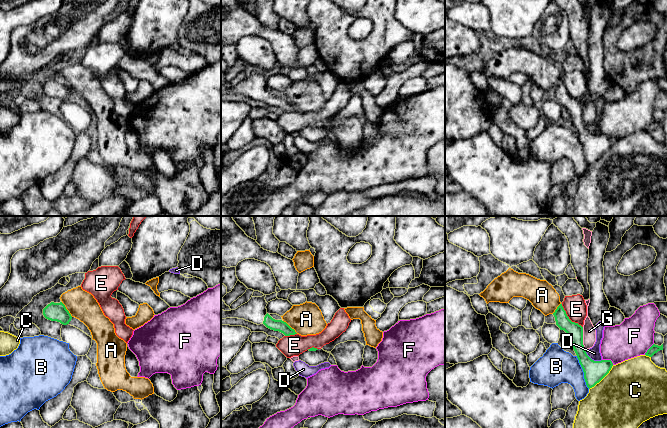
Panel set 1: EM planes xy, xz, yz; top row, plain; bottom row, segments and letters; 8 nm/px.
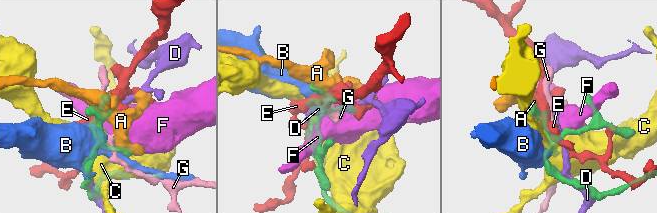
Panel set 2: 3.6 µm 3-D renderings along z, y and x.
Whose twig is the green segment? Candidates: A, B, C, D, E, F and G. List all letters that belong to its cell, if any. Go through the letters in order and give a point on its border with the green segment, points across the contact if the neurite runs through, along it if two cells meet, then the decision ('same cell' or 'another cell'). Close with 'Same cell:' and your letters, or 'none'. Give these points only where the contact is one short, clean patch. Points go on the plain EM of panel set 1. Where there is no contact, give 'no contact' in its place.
A: meets green in xz at (289, 102); border along xz (283, 96), (297, 109); another cell
B: meets green in yz at (583, 147); another cell
C: meets green in yz at (602, 154); another cell
D: meets green in yz at (591, 135); another cell
E: meets green in yz at (568, 94); another cell
F: meets green in yz at (608, 136); another cell
G: meets green in yz at (582, 114); another cell
Same cell: none

